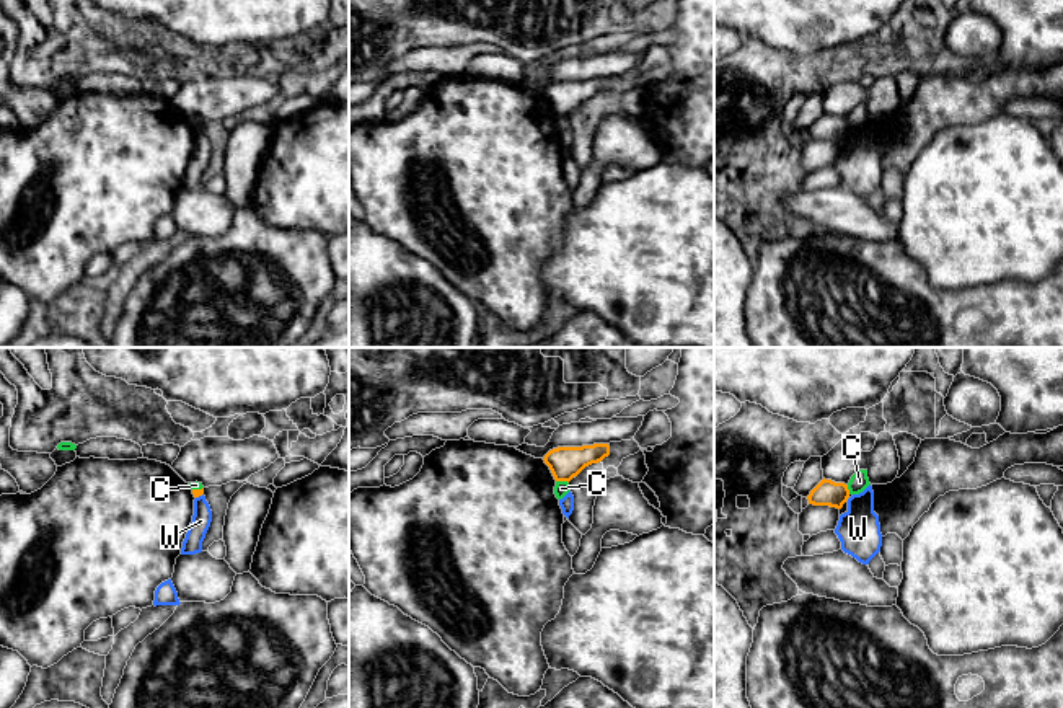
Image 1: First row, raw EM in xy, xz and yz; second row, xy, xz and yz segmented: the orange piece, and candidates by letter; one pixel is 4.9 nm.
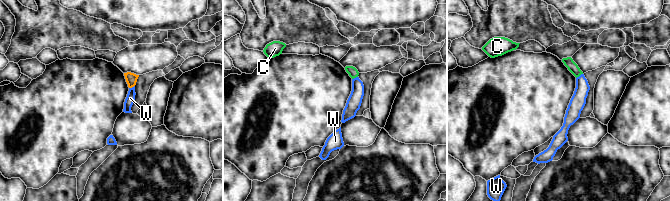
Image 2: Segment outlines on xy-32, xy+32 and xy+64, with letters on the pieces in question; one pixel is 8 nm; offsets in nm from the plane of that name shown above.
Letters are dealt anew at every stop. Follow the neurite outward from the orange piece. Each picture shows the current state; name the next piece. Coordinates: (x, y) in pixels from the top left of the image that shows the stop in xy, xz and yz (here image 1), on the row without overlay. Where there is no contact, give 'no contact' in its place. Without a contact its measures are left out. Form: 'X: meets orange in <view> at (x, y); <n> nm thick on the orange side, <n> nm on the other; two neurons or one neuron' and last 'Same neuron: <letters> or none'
C: meets orange in xz at (563, 115); 160 nm thick on the orange side, 70 nm on the other; two neurons
W: meets orange in xy at (199, 129); 40 nm thick on the orange side, 100 nm on the other; two neurons
Same neuron: none

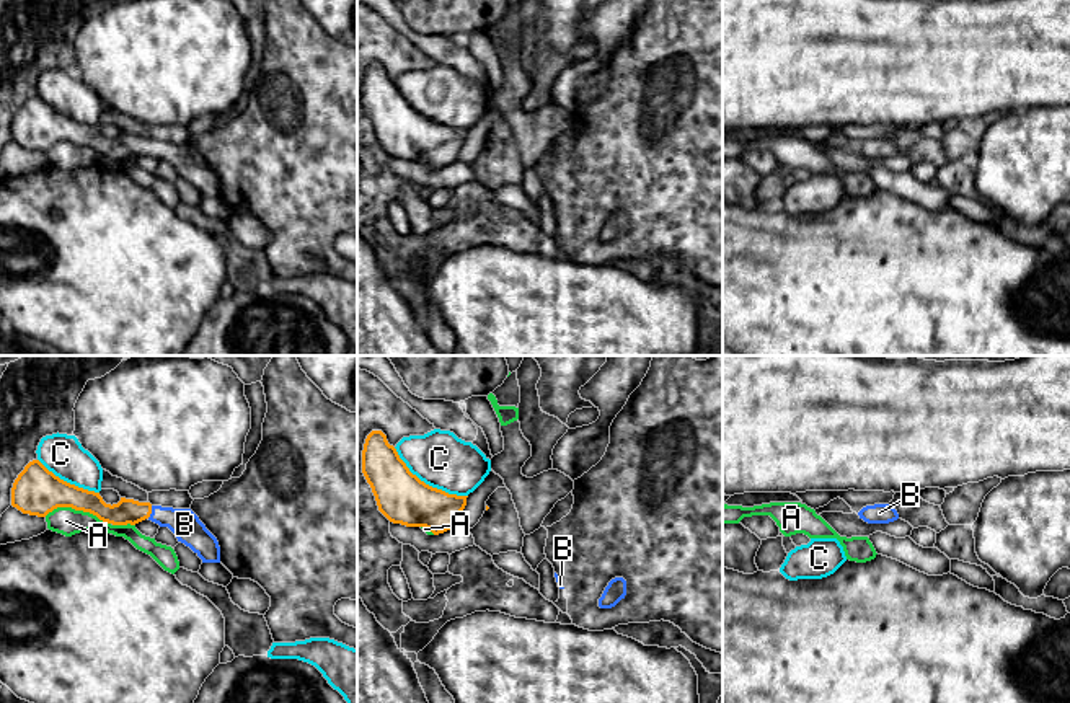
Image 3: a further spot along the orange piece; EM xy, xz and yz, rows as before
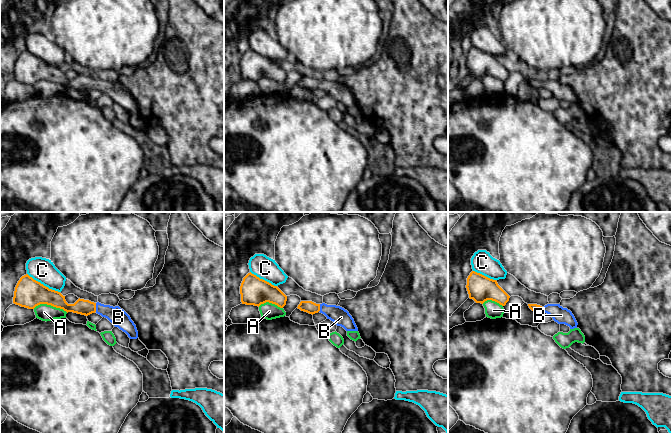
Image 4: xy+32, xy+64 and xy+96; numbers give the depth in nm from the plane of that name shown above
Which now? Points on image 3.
A: meets orange in xy at (77, 144); 240 nm thick on the orange side, 140 nm on the other; two neurons
B: meets orange in xy at (150, 147); 130 nm thick on the orange side, 150 nm on the other; one neuron
C: meets orange in xz at (428, 119); 240 nm thick on the orange side, 280 nm on the other; two neurons
Same neuron: B

